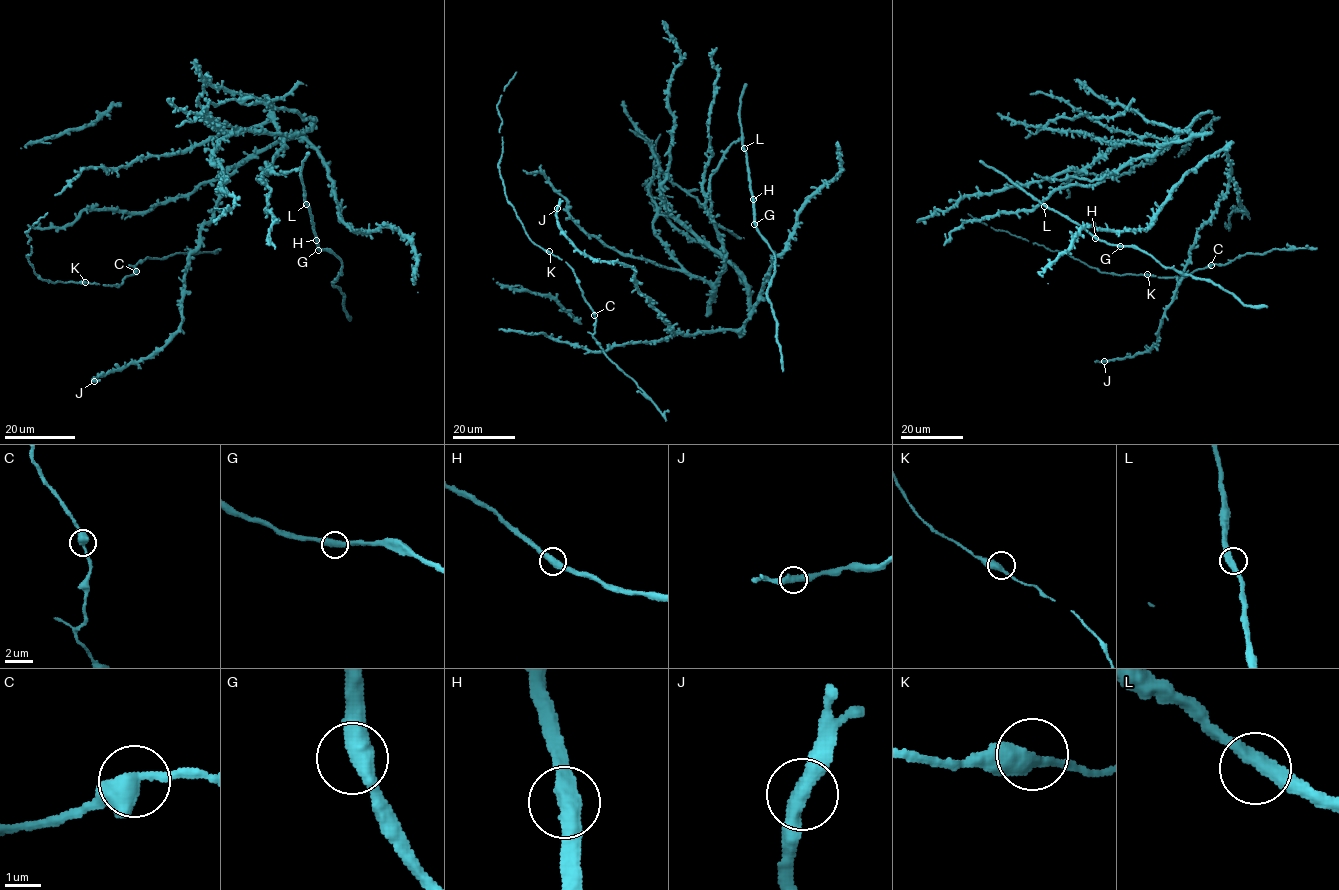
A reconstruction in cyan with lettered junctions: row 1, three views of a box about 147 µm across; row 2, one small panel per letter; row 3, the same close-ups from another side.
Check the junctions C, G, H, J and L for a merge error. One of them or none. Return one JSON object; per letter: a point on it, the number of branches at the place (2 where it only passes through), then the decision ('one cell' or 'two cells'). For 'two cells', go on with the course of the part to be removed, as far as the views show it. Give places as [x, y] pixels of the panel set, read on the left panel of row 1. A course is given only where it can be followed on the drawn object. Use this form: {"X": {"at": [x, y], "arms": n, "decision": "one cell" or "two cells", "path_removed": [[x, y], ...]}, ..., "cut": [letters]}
{"C": {"at": [136, 271], "arms": 2, "decision": "one cell"}, "G": {"at": [318, 250], "arms": 2, "decision": "one cell"}, "H": {"at": [316, 240], "arms": 2, "decision": "one cell"}, "J": {"at": [94, 381], "arms": 2, "decision": "one cell"}, "L": {"at": [306, 204], "arms": 2, "decision": "one cell"}, "cut": []}

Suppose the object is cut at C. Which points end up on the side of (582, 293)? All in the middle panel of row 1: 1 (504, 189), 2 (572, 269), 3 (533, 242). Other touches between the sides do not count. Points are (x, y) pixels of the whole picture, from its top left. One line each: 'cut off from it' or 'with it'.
1: with it
2: with it
3: with it

